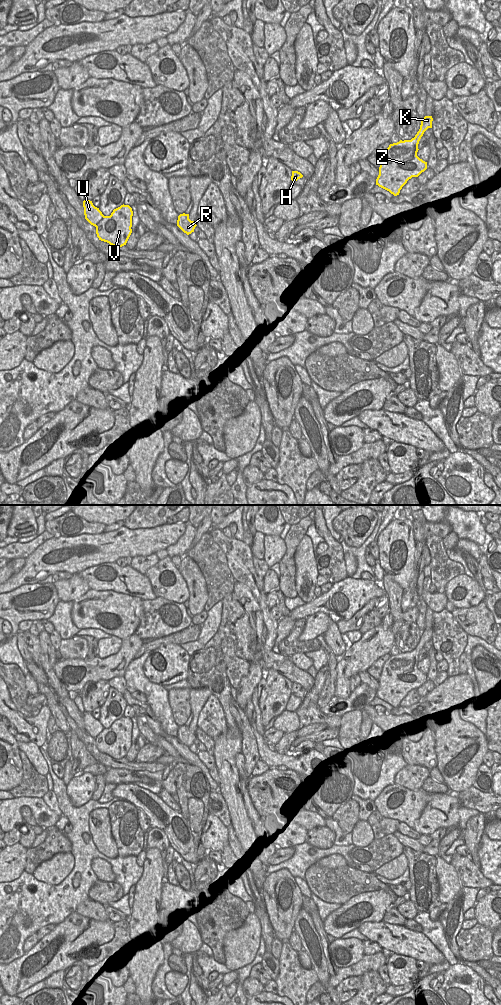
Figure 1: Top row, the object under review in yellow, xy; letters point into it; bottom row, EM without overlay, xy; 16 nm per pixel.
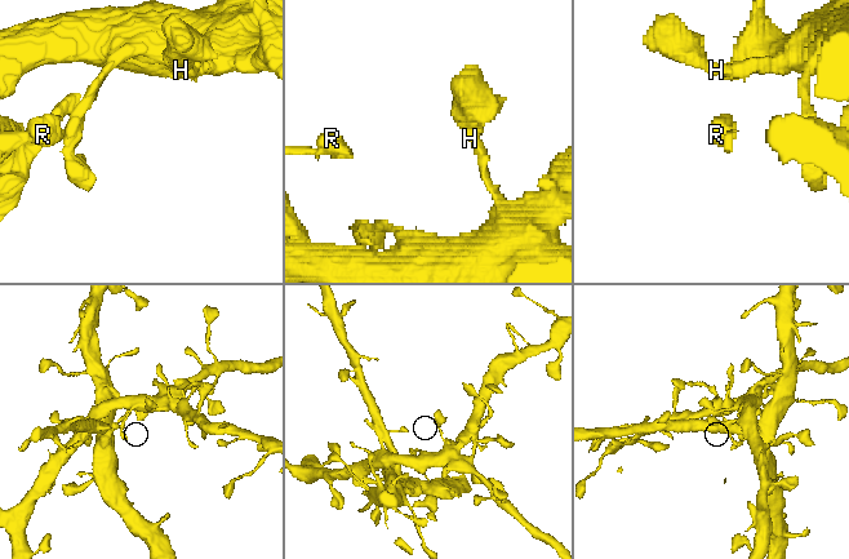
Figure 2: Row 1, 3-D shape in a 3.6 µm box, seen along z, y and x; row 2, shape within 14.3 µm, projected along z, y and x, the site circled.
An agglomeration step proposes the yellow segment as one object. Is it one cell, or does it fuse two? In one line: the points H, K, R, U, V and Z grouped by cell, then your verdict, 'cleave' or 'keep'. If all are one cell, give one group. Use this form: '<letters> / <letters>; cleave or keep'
H K U Z / R V; cleave

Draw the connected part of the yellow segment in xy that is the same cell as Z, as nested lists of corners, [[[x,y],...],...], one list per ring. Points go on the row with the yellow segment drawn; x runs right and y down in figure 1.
[[[425,116],[414,138],[389,145],[382,156],[376,185],[397,196],[409,179],[427,169],[427,162],[420,159],[417,152],[424,132],[432,128],[432,121],[432,116]]]

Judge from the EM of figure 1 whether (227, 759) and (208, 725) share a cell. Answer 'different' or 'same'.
different

